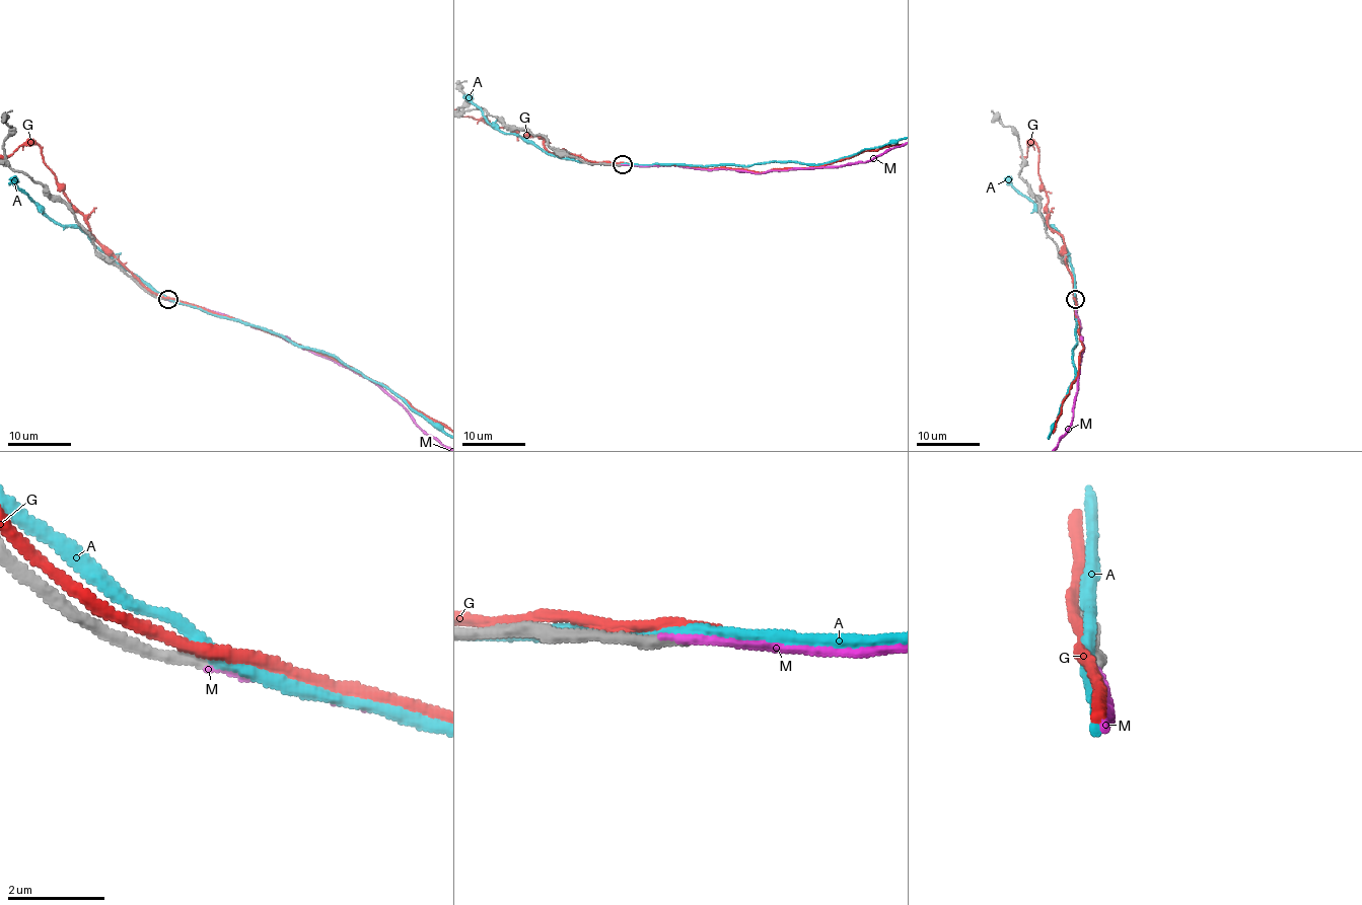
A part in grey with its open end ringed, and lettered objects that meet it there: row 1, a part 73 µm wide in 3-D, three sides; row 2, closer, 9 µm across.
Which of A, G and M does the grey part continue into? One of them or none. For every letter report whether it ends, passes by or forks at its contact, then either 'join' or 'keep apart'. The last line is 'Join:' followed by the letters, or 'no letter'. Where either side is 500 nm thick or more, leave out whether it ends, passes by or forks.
A: it passes by | keep apart
G: it passes by | keep apart
M: it ends | join
Join: M

